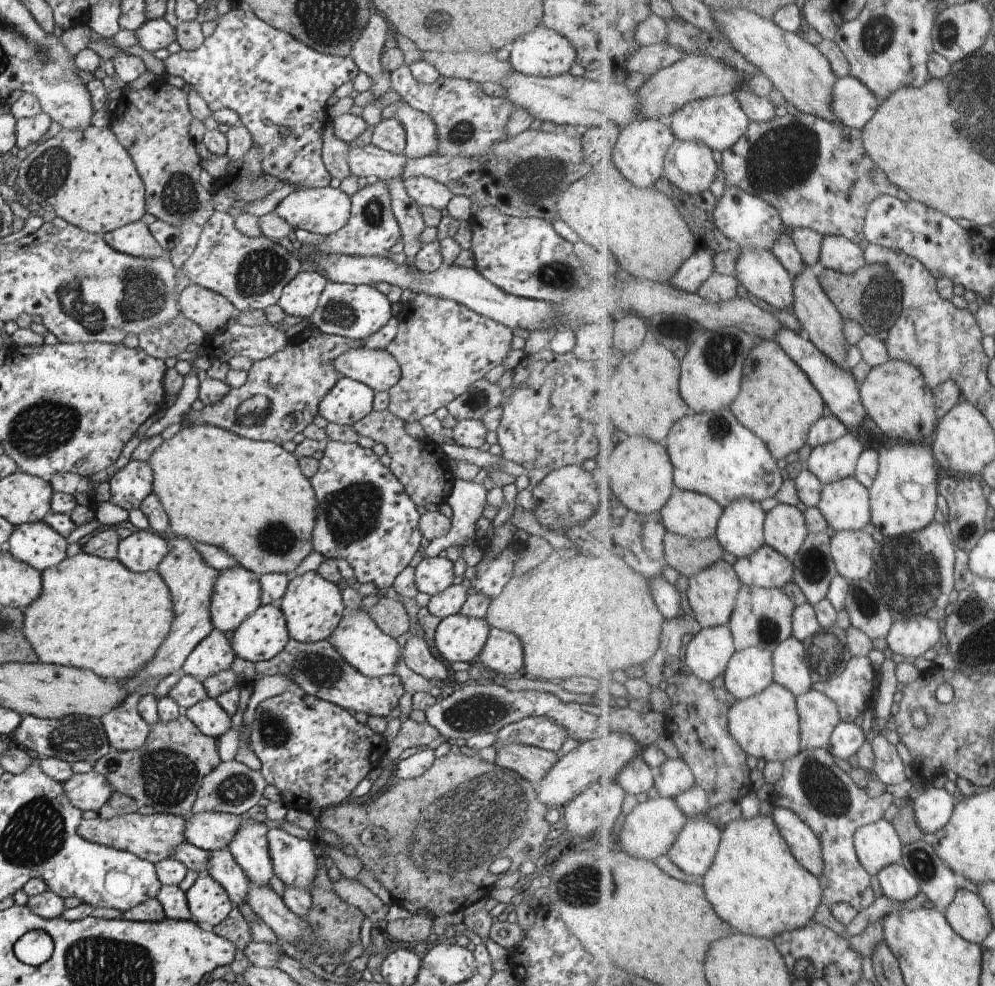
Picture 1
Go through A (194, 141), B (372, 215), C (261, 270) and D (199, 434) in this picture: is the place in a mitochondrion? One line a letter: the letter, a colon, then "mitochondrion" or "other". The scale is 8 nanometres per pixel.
A: other
B: mitochondrion
C: mitochondrion
D: other

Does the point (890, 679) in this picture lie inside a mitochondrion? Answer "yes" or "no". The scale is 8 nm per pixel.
no

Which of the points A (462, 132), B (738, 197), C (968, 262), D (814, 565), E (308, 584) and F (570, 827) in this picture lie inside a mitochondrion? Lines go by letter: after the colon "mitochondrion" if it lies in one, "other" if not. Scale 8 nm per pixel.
A: mitochondrion
B: mitochondrion
C: other
D: mitochondrion
E: other
F: other

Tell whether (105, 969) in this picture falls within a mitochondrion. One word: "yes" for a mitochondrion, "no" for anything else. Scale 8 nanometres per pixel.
yes

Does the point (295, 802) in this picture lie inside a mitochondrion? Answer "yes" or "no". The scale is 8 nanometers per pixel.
no

